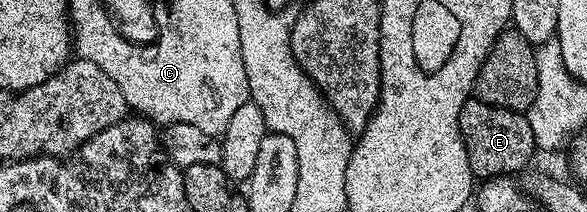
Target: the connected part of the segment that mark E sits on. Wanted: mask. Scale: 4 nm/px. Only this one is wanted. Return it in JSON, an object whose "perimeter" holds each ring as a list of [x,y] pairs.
{"perimeter":[[[475,96],[469,97],[462,104],[462,112],[458,116],[460,139],[466,148],[466,156],[470,160],[472,177],[476,180],[516,176],[516,173],[537,153],[534,132],[530,132],[527,117],[519,110],[498,108],[494,104],[486,104]]]}

